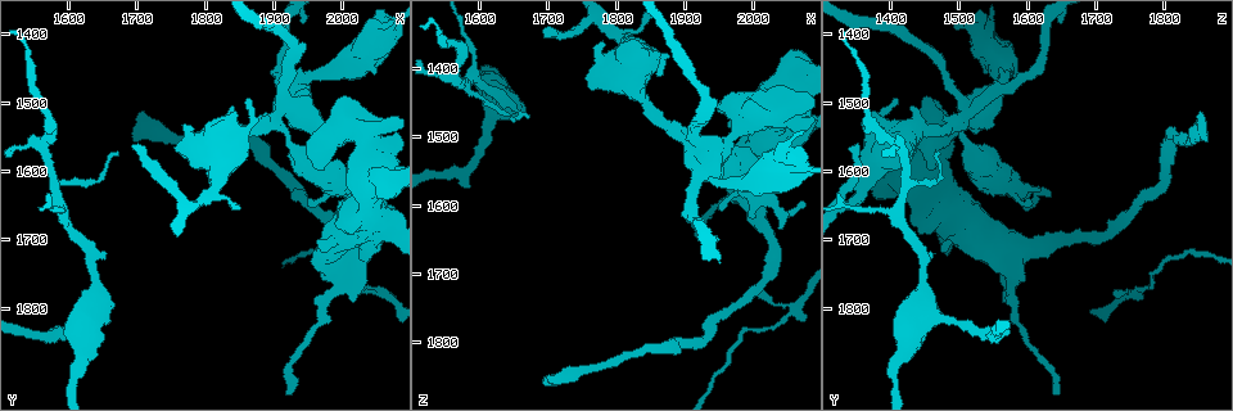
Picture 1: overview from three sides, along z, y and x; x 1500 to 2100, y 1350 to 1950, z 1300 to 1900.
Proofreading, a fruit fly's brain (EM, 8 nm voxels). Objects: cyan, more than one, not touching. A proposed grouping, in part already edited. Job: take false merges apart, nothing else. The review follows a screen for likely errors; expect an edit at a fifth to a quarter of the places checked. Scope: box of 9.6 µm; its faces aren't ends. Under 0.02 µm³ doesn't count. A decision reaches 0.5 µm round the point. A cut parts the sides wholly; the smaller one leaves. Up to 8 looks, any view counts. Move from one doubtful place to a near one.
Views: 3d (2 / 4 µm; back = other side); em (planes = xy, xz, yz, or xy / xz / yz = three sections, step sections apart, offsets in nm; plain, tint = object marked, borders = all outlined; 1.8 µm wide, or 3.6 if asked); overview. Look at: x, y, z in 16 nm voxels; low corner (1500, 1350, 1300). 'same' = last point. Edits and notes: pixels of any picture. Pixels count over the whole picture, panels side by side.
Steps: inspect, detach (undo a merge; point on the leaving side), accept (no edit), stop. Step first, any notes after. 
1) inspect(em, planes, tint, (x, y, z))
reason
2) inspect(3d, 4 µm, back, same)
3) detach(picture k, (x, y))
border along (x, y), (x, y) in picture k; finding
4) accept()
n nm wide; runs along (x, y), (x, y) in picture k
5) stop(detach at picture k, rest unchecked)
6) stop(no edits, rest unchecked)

inspect(em, yz, step 16, tint, (1565, 1565, 1410))
branch point

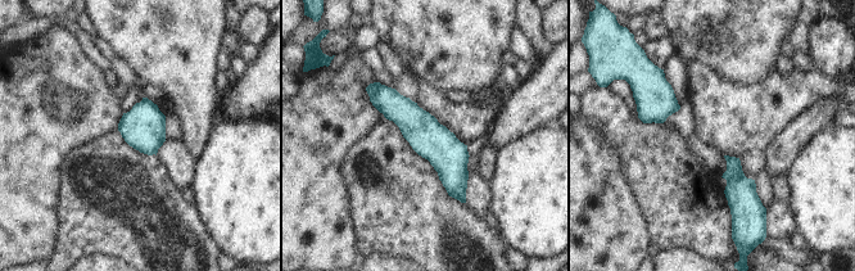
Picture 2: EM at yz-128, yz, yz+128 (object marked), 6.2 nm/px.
accept()
runs along (370, 89), (451, 162), (462, 198) in picture 2; one neuron here

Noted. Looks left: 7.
inspect(3d, 4 µm, (1640, 1790, 1445))
three arms meet

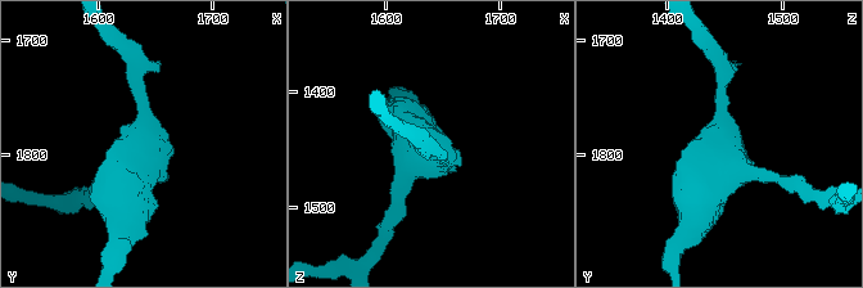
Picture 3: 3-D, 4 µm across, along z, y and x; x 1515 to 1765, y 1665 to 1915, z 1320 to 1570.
inspect(em, 3.6 µm, xy, step 16, tint, (1638, 1790, 1446))
shape alone is not enough

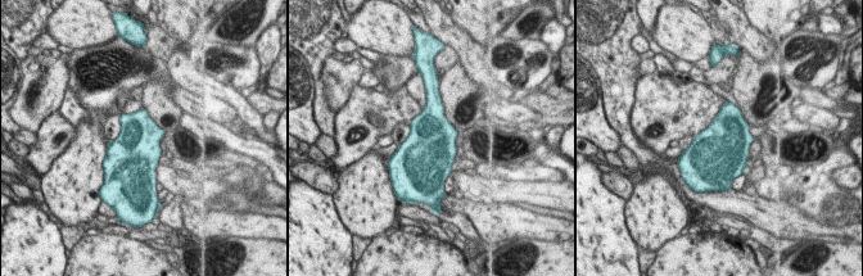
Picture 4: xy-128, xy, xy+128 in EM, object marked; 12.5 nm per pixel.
accept()
all the same neuron

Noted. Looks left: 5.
inspect(em, 3.6 µm, planes, tint, (1925, 1510, 1520))
looks like a crossing

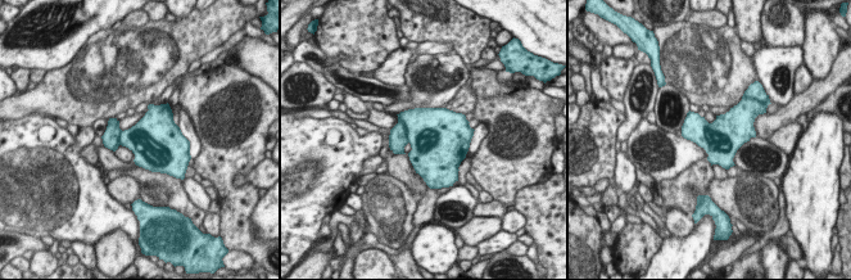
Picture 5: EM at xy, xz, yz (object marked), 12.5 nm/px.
detach(picture 5, (398, 139))
border along (398, 117), (406, 126), (410, 141) in picture 5; a second neuron is stuck on

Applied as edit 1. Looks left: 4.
stop(detach at picture 5, rest unchecked)

